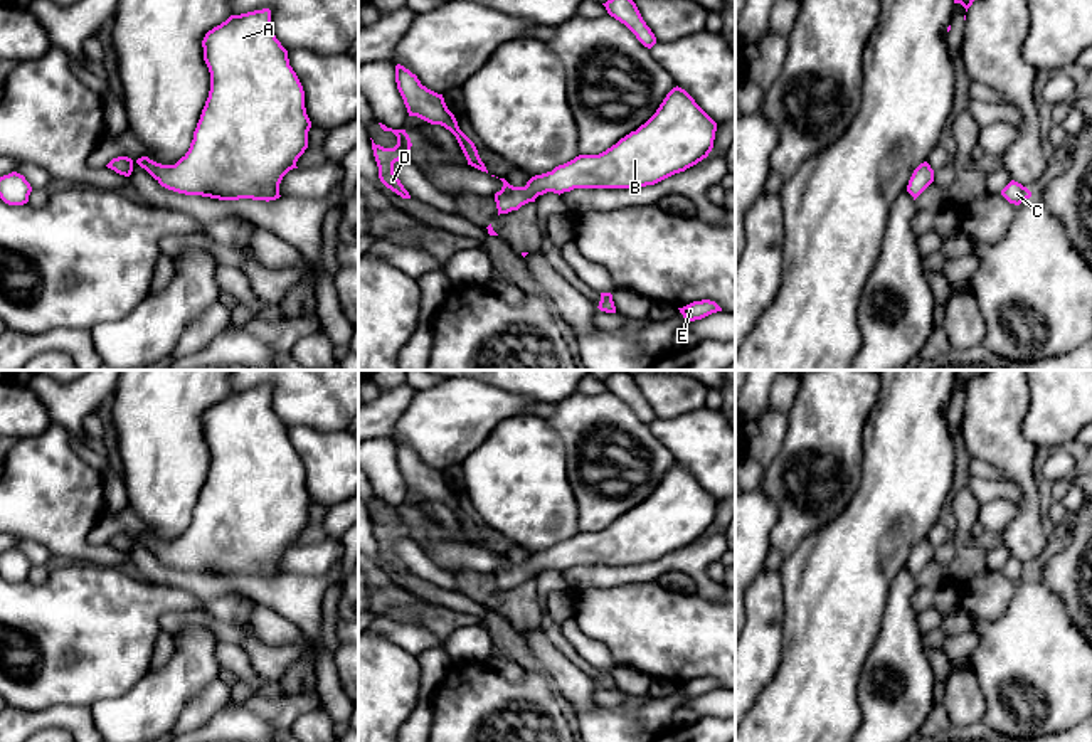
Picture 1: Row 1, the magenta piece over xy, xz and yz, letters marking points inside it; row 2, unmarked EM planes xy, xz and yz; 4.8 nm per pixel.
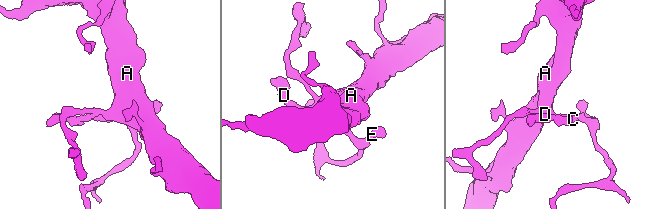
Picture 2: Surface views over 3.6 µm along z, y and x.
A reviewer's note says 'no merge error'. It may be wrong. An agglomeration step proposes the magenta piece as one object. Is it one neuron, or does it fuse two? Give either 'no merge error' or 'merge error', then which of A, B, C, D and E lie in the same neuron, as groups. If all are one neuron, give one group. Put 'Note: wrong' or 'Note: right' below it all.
no merge error; groups A B C D E
Note: right

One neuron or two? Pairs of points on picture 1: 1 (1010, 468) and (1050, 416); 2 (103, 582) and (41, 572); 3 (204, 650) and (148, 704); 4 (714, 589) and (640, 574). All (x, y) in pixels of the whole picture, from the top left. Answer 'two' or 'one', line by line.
1: two
2: two
3: one
4: one

